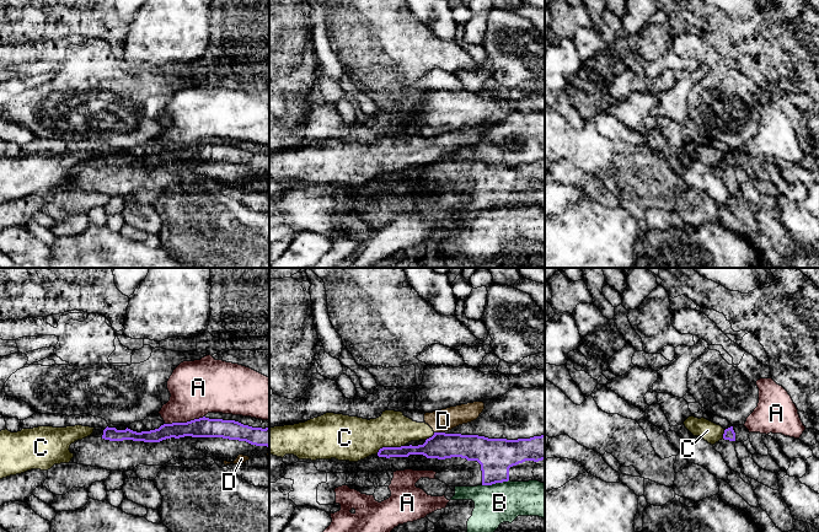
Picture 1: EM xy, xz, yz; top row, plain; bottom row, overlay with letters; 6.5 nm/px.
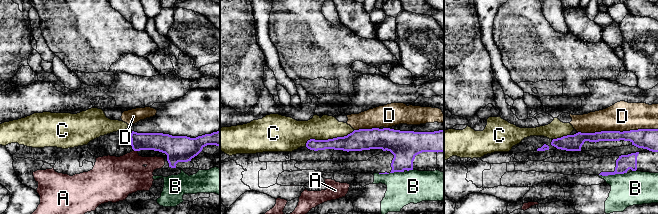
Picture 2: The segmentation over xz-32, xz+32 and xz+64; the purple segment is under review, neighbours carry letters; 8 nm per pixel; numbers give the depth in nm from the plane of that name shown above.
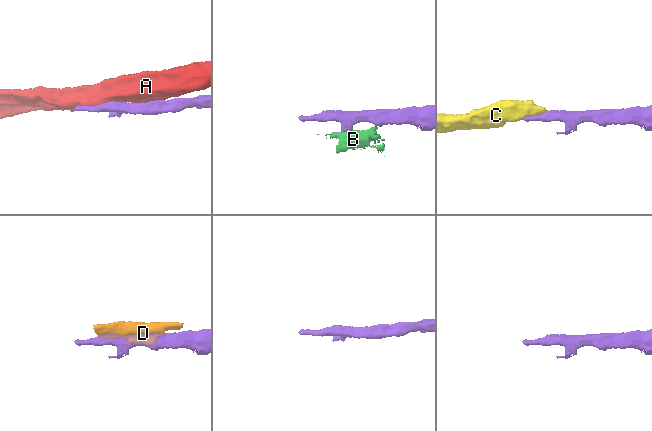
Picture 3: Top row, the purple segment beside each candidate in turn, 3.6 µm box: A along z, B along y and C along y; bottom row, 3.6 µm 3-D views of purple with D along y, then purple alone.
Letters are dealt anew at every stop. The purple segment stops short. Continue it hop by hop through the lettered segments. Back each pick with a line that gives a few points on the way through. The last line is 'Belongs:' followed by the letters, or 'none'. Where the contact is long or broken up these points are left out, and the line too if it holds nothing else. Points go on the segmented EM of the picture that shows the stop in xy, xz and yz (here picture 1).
Belongs: none

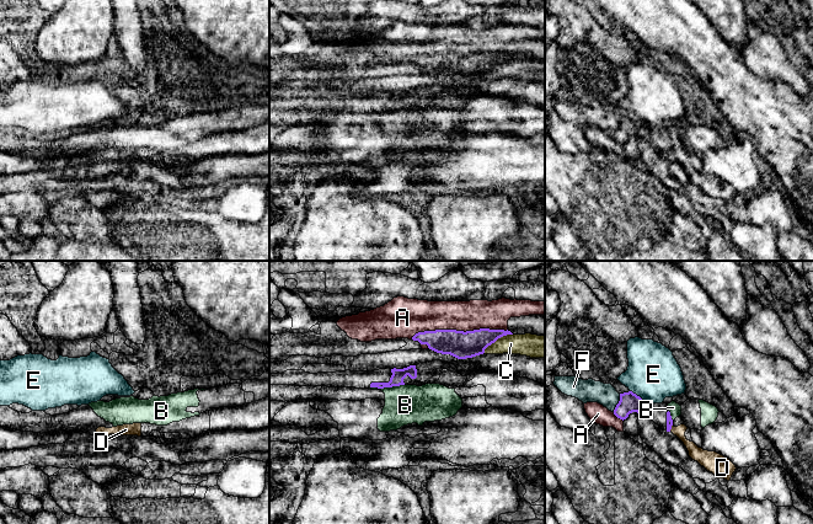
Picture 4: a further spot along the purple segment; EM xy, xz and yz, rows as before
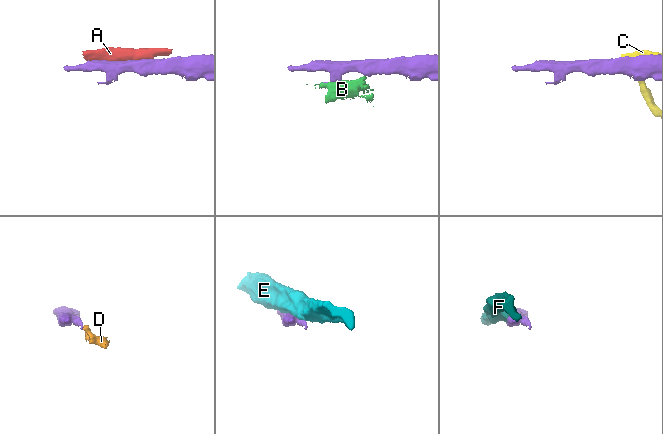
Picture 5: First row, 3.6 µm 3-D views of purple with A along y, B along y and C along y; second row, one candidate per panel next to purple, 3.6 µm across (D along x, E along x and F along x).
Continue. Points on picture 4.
Belongs: none

